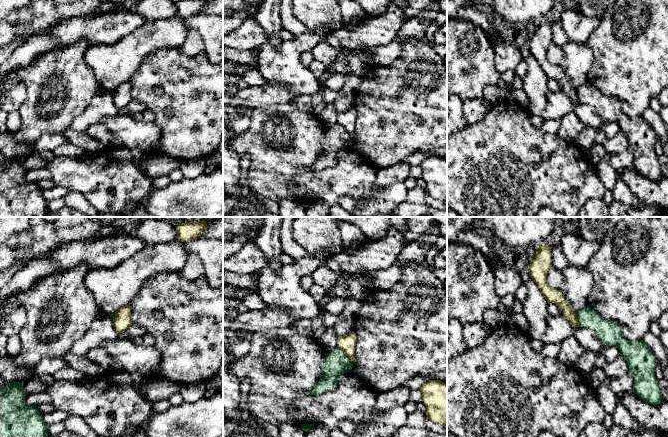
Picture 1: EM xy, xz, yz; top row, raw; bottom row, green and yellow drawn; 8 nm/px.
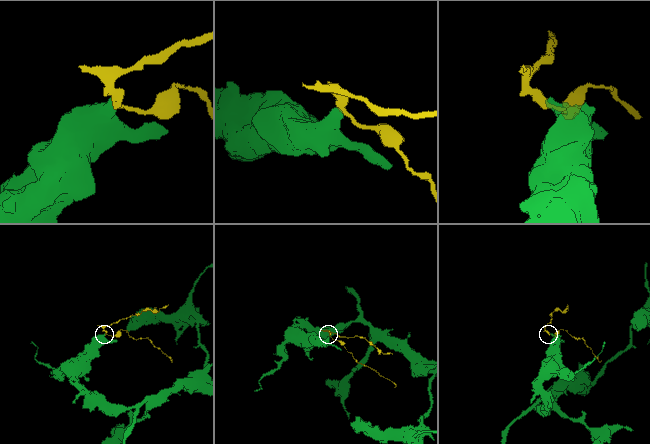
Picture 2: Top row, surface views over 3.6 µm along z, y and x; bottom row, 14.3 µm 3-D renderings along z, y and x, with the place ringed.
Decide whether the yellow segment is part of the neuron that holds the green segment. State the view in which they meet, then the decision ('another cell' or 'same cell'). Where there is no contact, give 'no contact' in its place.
contact in xz; another cell

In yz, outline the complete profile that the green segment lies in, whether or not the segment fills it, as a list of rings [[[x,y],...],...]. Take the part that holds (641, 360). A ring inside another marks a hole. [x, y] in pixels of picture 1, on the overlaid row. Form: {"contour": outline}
{"contour": [[[589,305],[577,312],[580,327],[594,331],[604,347],[616,346],[633,374],[633,392],[639,399],[657,406],[663,402],[661,388],[655,376],[657,359],[644,340],[626,339],[619,323],[603,318]]]}

